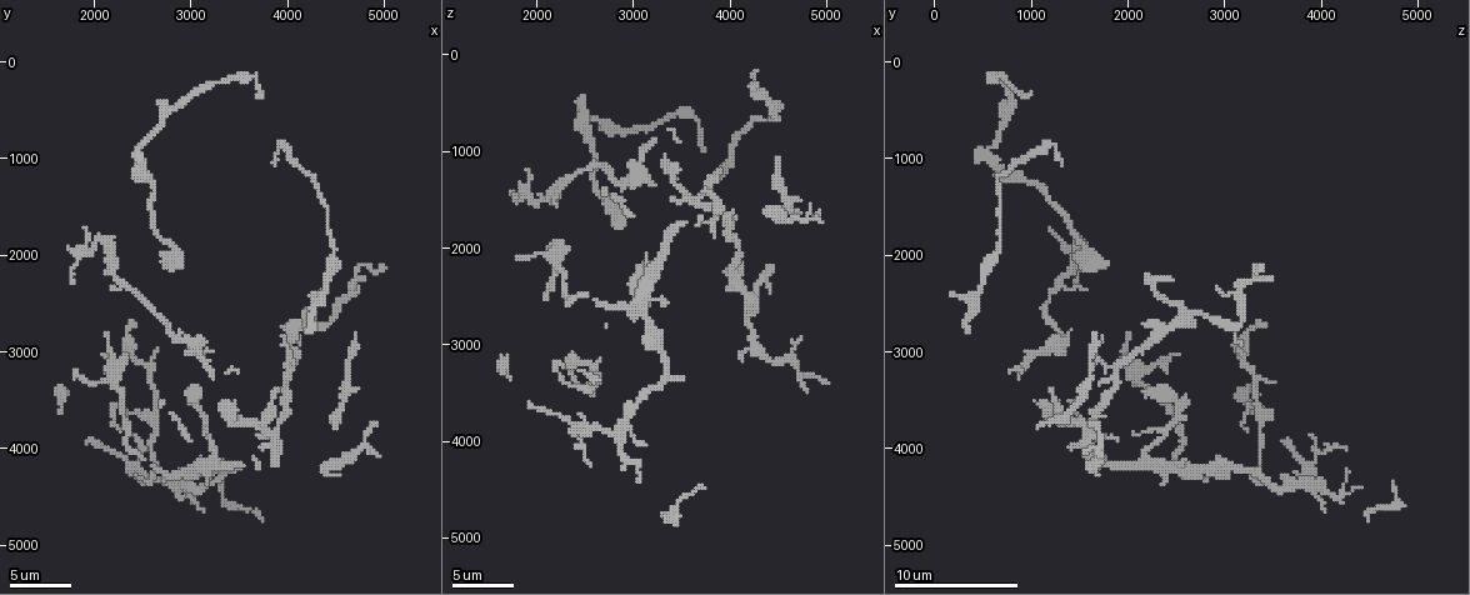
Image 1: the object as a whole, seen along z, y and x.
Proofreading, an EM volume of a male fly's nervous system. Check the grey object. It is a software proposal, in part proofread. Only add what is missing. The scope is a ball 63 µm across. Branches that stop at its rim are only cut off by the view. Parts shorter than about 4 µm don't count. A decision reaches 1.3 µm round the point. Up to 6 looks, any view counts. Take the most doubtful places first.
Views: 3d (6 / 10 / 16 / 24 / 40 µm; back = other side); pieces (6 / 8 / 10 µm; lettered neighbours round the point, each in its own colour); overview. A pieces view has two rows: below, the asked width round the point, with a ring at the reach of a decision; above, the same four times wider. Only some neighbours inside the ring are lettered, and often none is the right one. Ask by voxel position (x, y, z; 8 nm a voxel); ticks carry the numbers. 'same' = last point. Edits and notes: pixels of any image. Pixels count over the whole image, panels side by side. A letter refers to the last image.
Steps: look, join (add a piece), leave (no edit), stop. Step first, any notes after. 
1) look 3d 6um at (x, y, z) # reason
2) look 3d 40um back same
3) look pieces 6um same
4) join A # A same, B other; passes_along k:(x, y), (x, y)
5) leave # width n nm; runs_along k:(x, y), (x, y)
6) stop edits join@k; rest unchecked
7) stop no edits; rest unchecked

look pieces 6um at (4420, 2260, 2440) # an open end

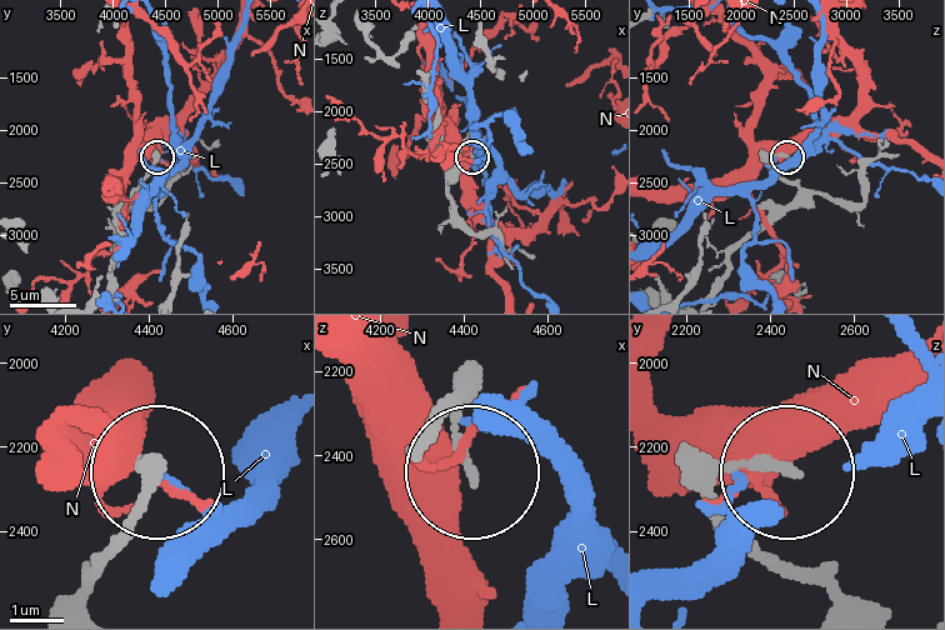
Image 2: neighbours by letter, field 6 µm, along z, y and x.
leave # width 200 nm; L other, N other; runs_along 2:(430, 431), (456, 404), (466, 466); no lettered piece goes on from it

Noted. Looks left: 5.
look pieces 6um at (3100, 3440, 2180) # free end

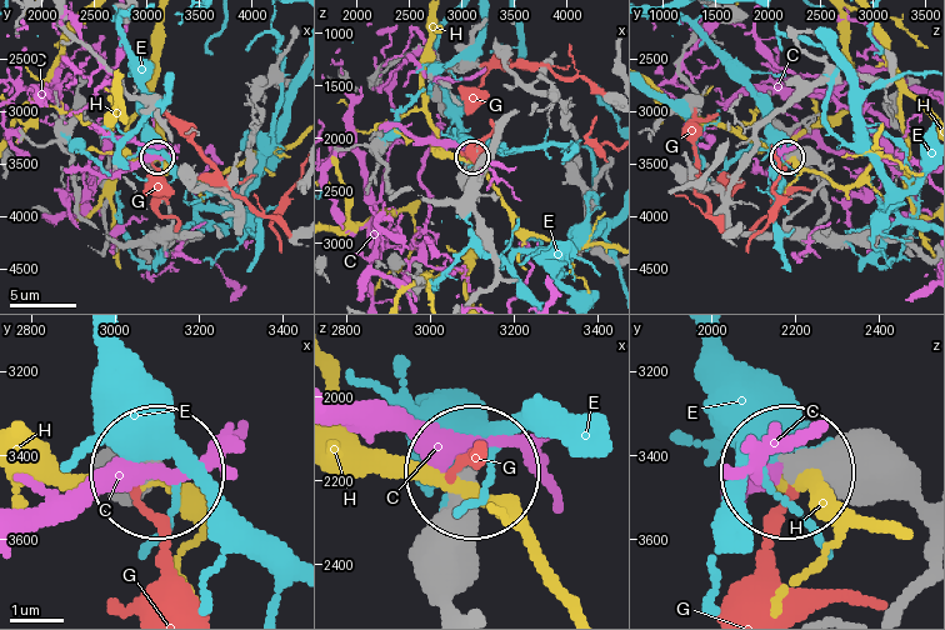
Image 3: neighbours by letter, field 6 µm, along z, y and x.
leave # C other, E other, G other, H other; no lettered piece goes on from it

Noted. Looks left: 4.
look pieces 6um at (5000, 2140, 3360)

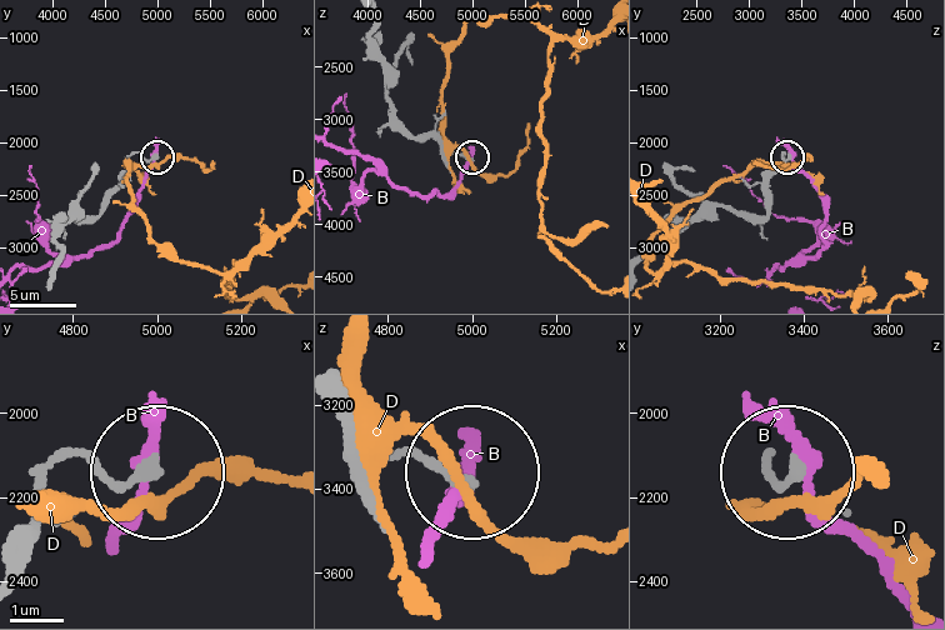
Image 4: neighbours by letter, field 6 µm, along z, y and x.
leave # B other, D other; no lettered piece goes on from it

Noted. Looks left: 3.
stop no edits; rest unchecked

